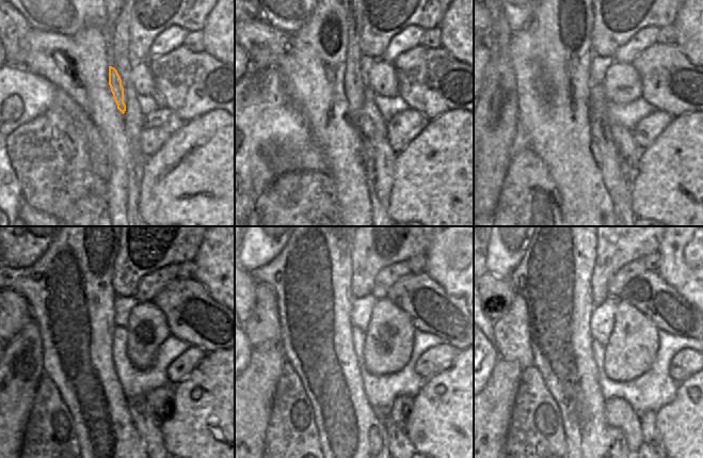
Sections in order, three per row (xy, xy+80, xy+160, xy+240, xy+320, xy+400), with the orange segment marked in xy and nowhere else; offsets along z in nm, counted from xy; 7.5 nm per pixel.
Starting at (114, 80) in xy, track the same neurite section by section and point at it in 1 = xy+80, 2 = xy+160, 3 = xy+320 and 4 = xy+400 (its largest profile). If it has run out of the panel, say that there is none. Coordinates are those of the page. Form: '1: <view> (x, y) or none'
1: xy+80 (370, 124)
2: xy+160 (629, 152)
3: xy+320 (401, 407)
4: xy+400 (650, 433)

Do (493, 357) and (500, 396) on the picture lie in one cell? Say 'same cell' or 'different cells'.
different cells

